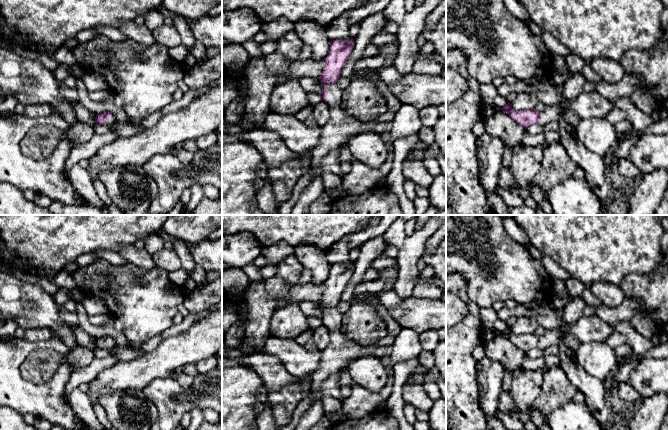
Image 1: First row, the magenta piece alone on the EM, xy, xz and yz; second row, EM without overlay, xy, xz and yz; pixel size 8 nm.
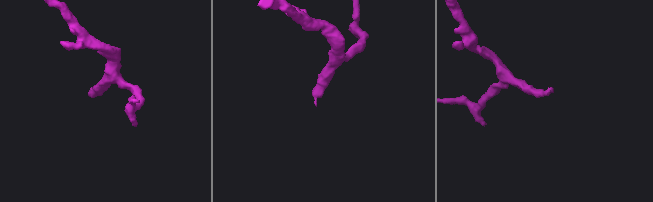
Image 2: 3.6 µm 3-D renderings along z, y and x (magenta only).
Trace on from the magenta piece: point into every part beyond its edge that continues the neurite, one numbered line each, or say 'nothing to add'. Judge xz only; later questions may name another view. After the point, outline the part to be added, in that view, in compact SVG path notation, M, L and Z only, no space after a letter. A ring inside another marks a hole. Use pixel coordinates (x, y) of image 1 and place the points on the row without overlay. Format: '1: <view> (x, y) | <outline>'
1: xz (340, 350) | M328 308L326 327L329 330L330 341L322 350L319 368L311 375L310 396L314 398L314 401L302 414L294 430L310 430L324 416L322 404L324 396L320 391L322 382L346 368L347 364L353 361L360 351L360 345L343 334L341 324L342 314L339 310Z

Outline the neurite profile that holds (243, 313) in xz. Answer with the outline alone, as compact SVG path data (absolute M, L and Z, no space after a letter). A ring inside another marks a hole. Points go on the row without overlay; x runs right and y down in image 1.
M243 303L241 305L240 311L238 313L238 320L240 320L243 323L243 326L244 326L247 319L248 319L248 304Z

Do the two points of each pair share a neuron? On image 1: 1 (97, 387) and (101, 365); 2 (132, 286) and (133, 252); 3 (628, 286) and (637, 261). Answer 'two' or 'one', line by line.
1: two
2: two
3: two

